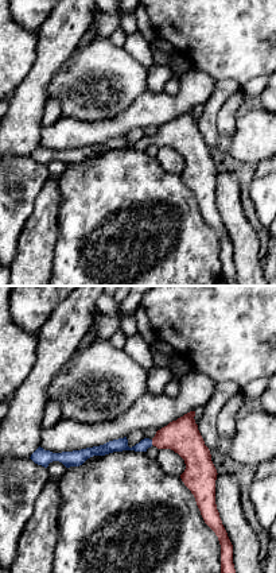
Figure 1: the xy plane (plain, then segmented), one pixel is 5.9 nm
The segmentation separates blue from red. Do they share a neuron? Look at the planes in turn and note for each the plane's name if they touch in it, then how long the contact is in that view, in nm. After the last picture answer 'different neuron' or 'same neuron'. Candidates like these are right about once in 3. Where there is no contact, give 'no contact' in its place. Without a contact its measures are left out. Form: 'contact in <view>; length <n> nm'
contact in xy; length 30 nm

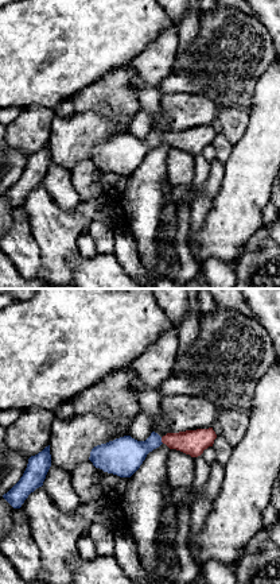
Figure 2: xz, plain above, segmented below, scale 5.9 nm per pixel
contact in xz; length 40 nm

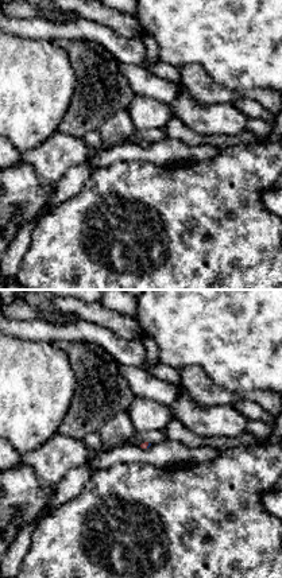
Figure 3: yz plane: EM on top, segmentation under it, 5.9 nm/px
contact in yz; length 40 nm

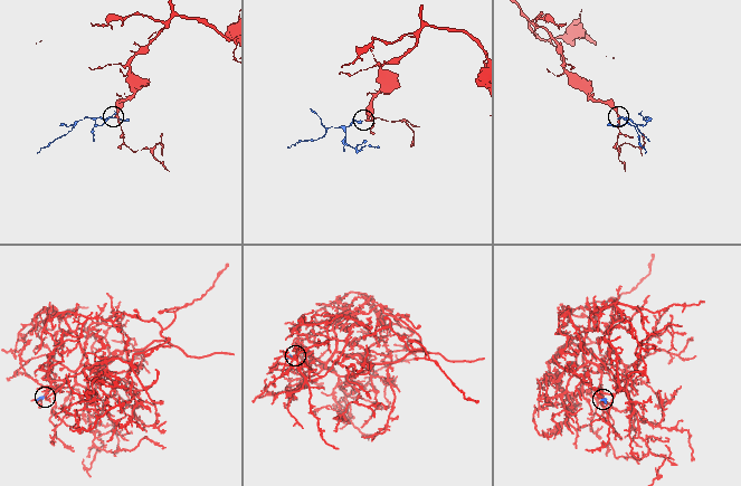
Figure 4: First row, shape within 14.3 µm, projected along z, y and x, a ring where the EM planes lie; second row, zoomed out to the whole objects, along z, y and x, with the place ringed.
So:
same neuron

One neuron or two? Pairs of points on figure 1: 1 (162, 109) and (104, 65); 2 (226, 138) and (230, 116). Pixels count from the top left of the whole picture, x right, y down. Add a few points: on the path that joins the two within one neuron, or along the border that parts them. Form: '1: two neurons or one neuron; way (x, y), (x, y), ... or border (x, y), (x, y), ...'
1: two neurons; border (146, 89), (125, 109), (117, 113)
2: one neuron; way (226, 132), (226, 122)

